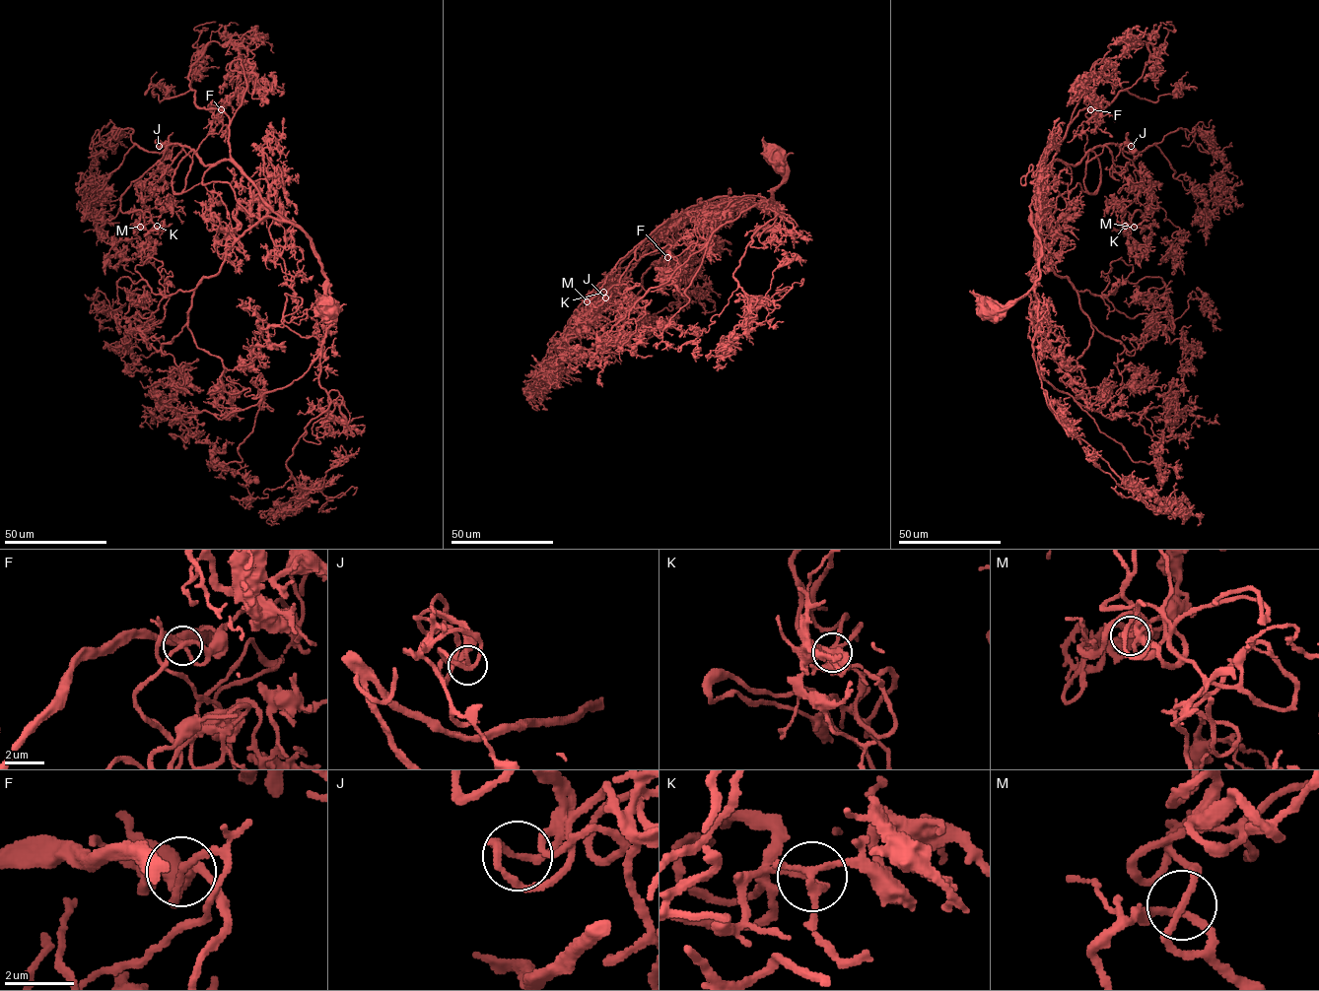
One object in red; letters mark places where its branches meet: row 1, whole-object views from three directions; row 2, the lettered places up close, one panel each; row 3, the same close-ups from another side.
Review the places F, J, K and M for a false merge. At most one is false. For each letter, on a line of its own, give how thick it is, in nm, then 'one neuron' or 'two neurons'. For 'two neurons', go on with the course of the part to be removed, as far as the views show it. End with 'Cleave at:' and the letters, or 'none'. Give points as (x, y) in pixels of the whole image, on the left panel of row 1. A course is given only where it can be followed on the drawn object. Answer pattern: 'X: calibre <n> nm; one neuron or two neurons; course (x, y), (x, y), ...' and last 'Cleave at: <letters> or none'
F: calibre 180 nm; one neuron
J: calibre 190 nm; one neuron
K: calibre 160 nm; one neuron
M: calibre 190 nm; one neuron
Cleave at: none

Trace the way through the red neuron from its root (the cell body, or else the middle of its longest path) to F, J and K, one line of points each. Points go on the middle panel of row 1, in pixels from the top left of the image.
F: (773, 155), (783, 181), (772, 207), (702, 201), (643, 252), (669, 249), (667, 257)
J: (773, 155), (783, 181), (772, 207), (702, 201), (652, 243), (613, 288), (619, 297), (605, 297)
K: (773, 155), (783, 181), (772, 207), (702, 201), (652, 243), (604, 299), (568, 324), (603, 292)

